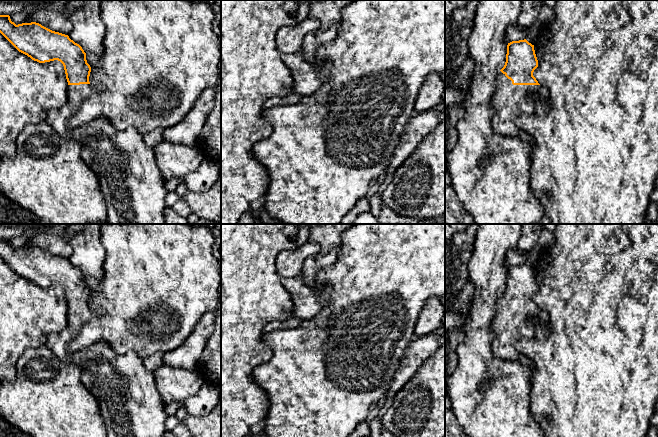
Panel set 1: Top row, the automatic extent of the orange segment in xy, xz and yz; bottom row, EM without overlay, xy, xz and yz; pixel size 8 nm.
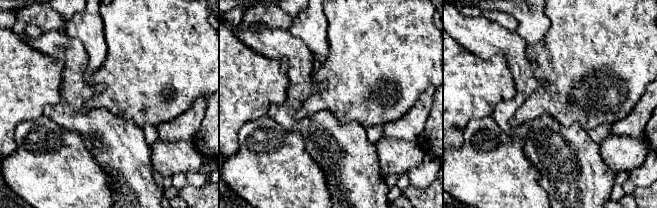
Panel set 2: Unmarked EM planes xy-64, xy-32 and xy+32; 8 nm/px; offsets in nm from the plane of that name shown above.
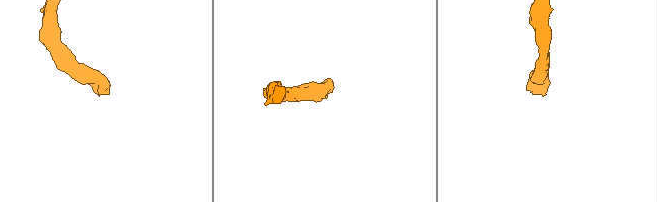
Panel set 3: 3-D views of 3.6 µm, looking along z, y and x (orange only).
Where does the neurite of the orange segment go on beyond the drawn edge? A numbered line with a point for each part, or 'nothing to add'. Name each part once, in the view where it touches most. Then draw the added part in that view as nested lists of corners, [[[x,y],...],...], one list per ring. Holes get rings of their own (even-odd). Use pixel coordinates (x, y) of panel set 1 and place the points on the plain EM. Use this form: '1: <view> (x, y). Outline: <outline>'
1: yz (510, 325). Outline: [[[499,296],[497,315],[493,324],[492,353],[496,359],[514,360],[534,368],[534,363],[518,352],[515,343],[521,338],[533,338],[535,326],[531,319],[537,317],[540,309],[513,309],[505,298]]]

